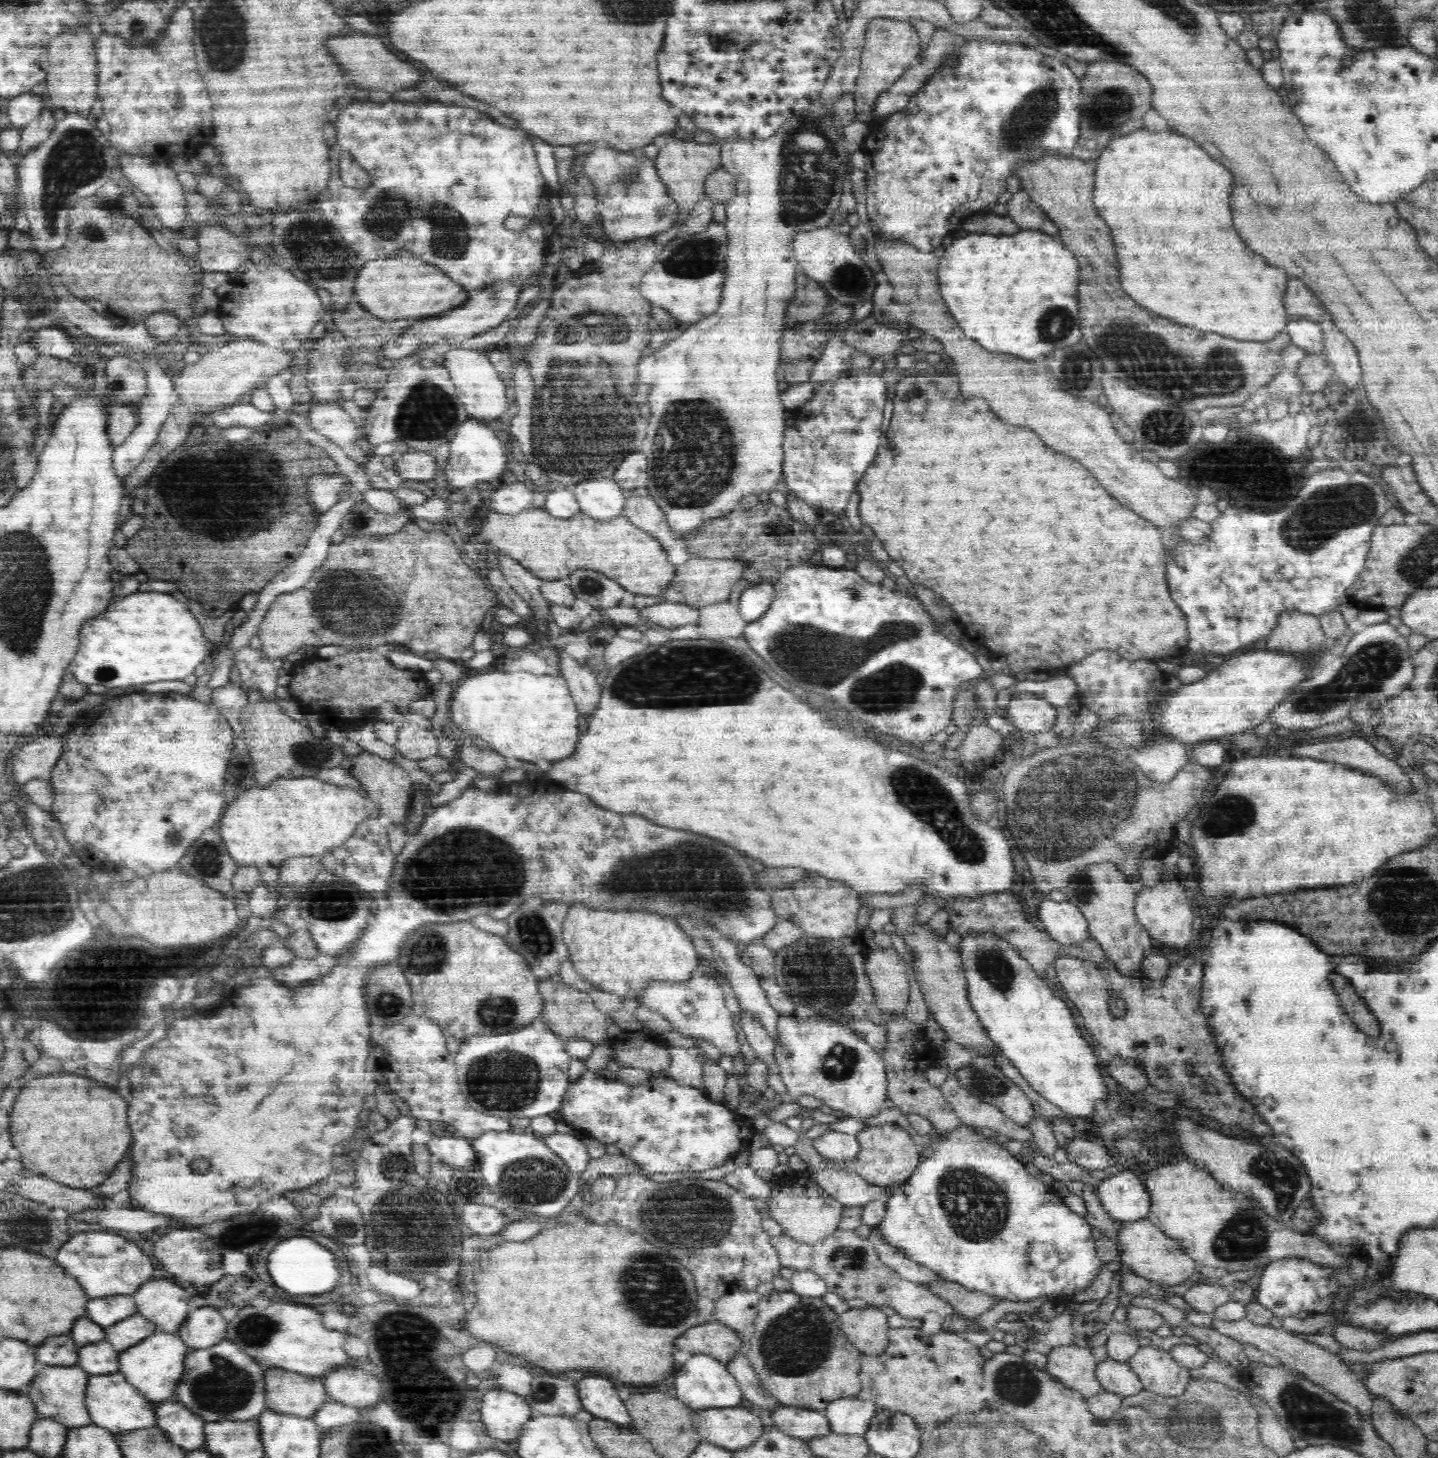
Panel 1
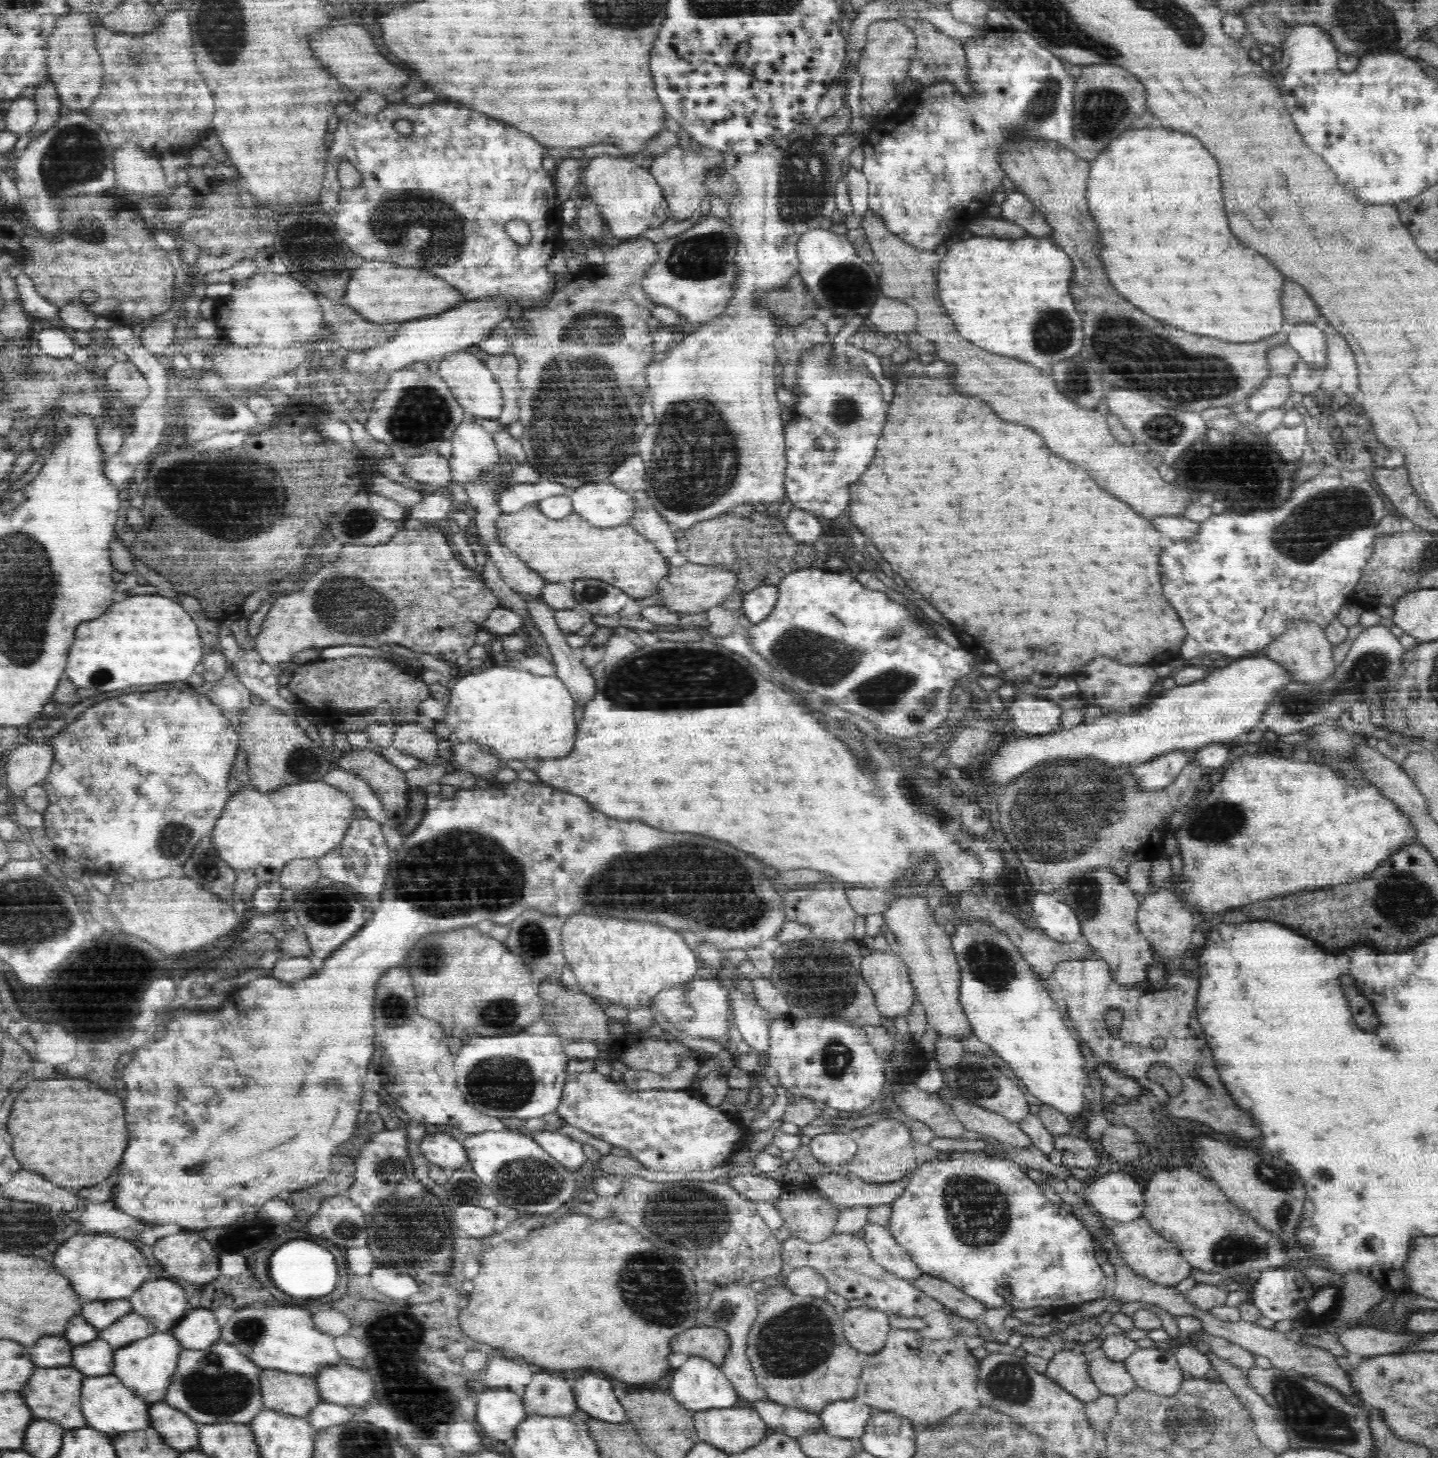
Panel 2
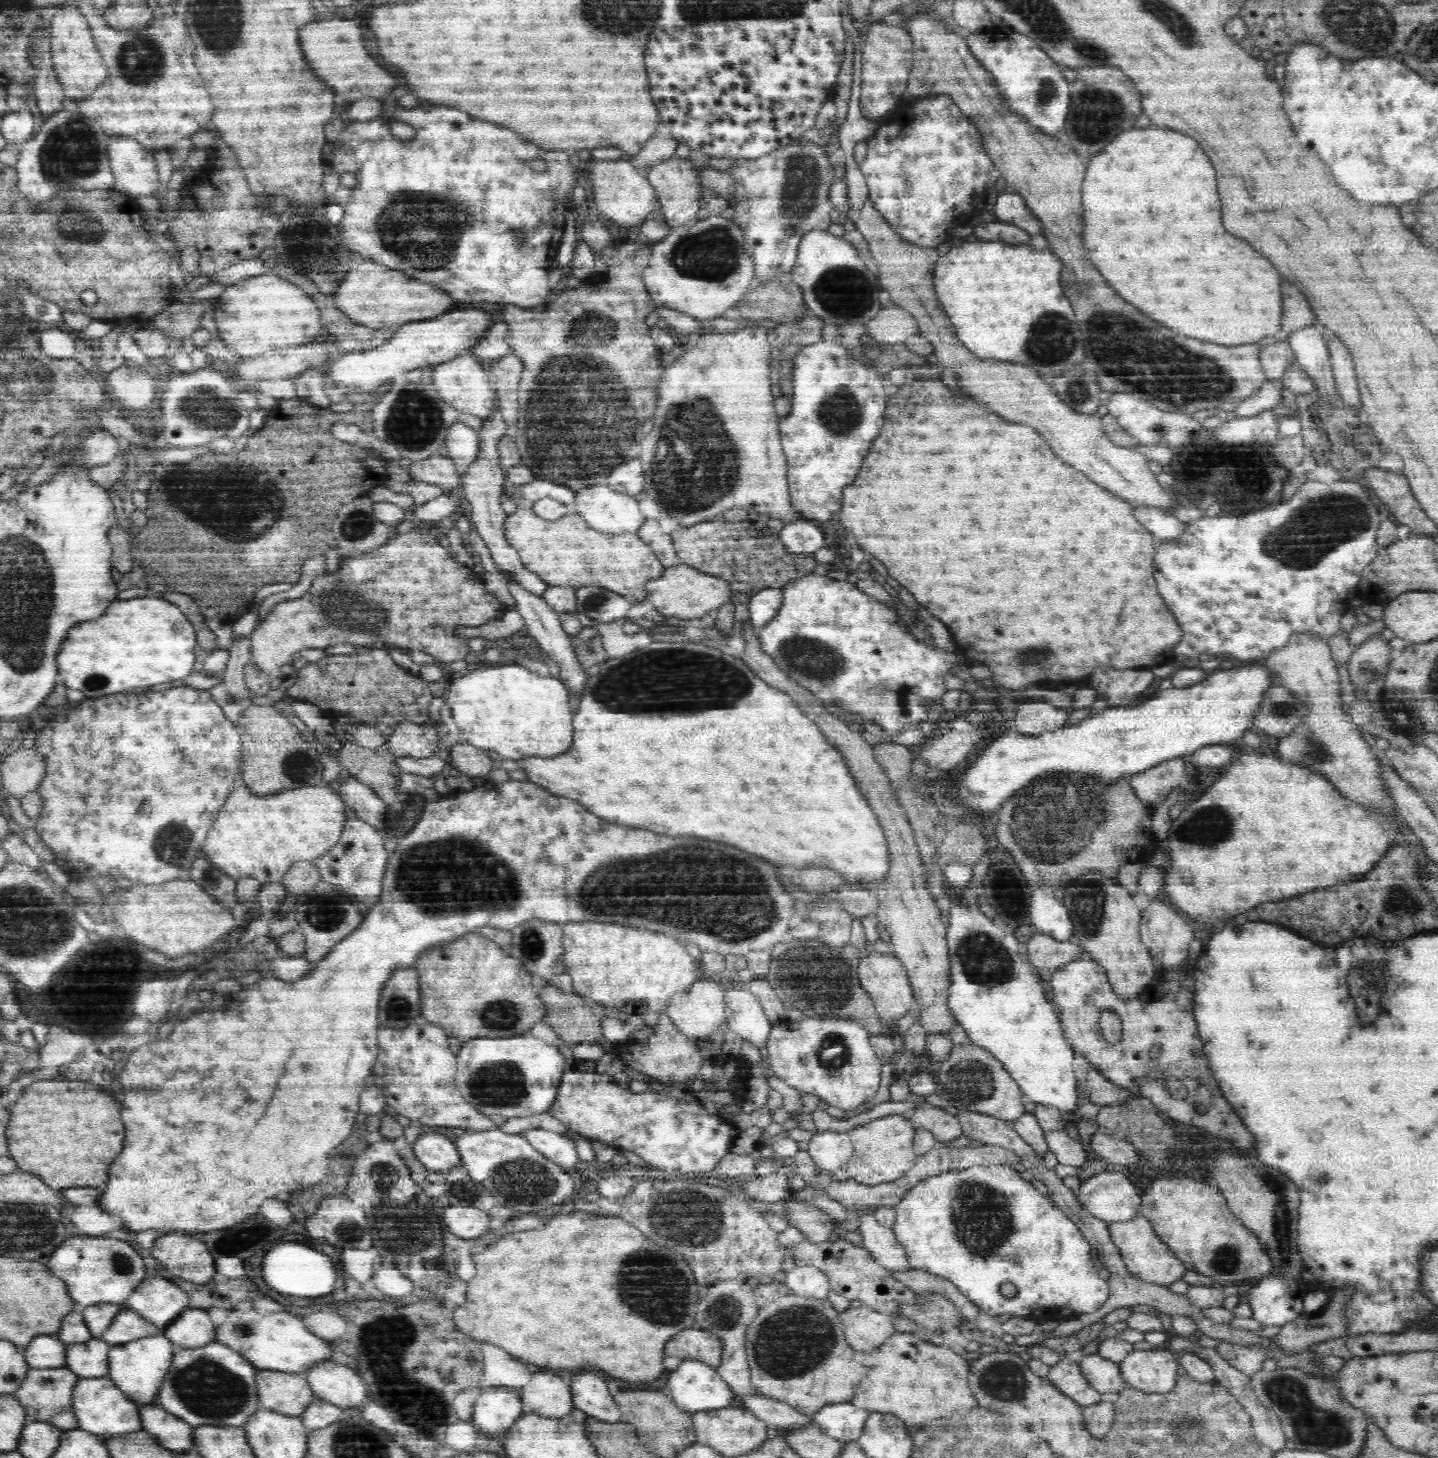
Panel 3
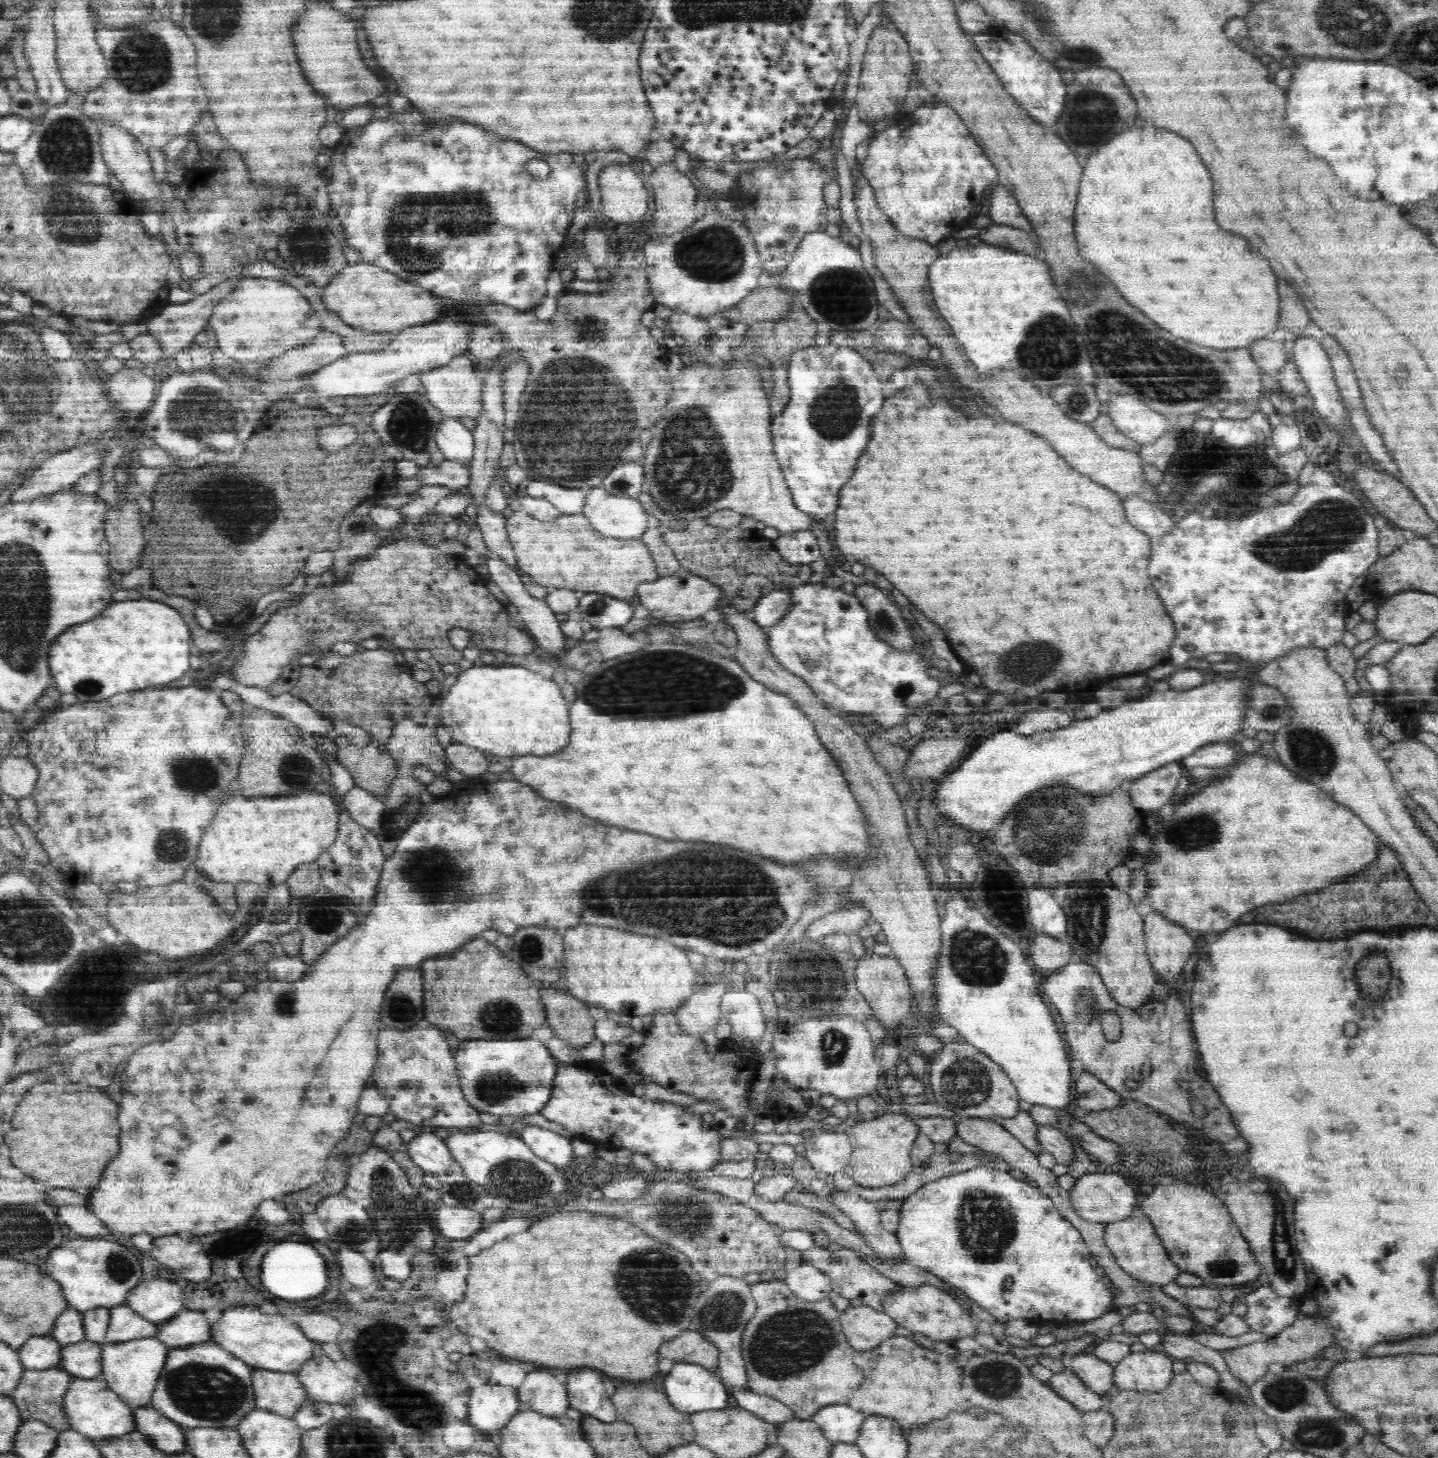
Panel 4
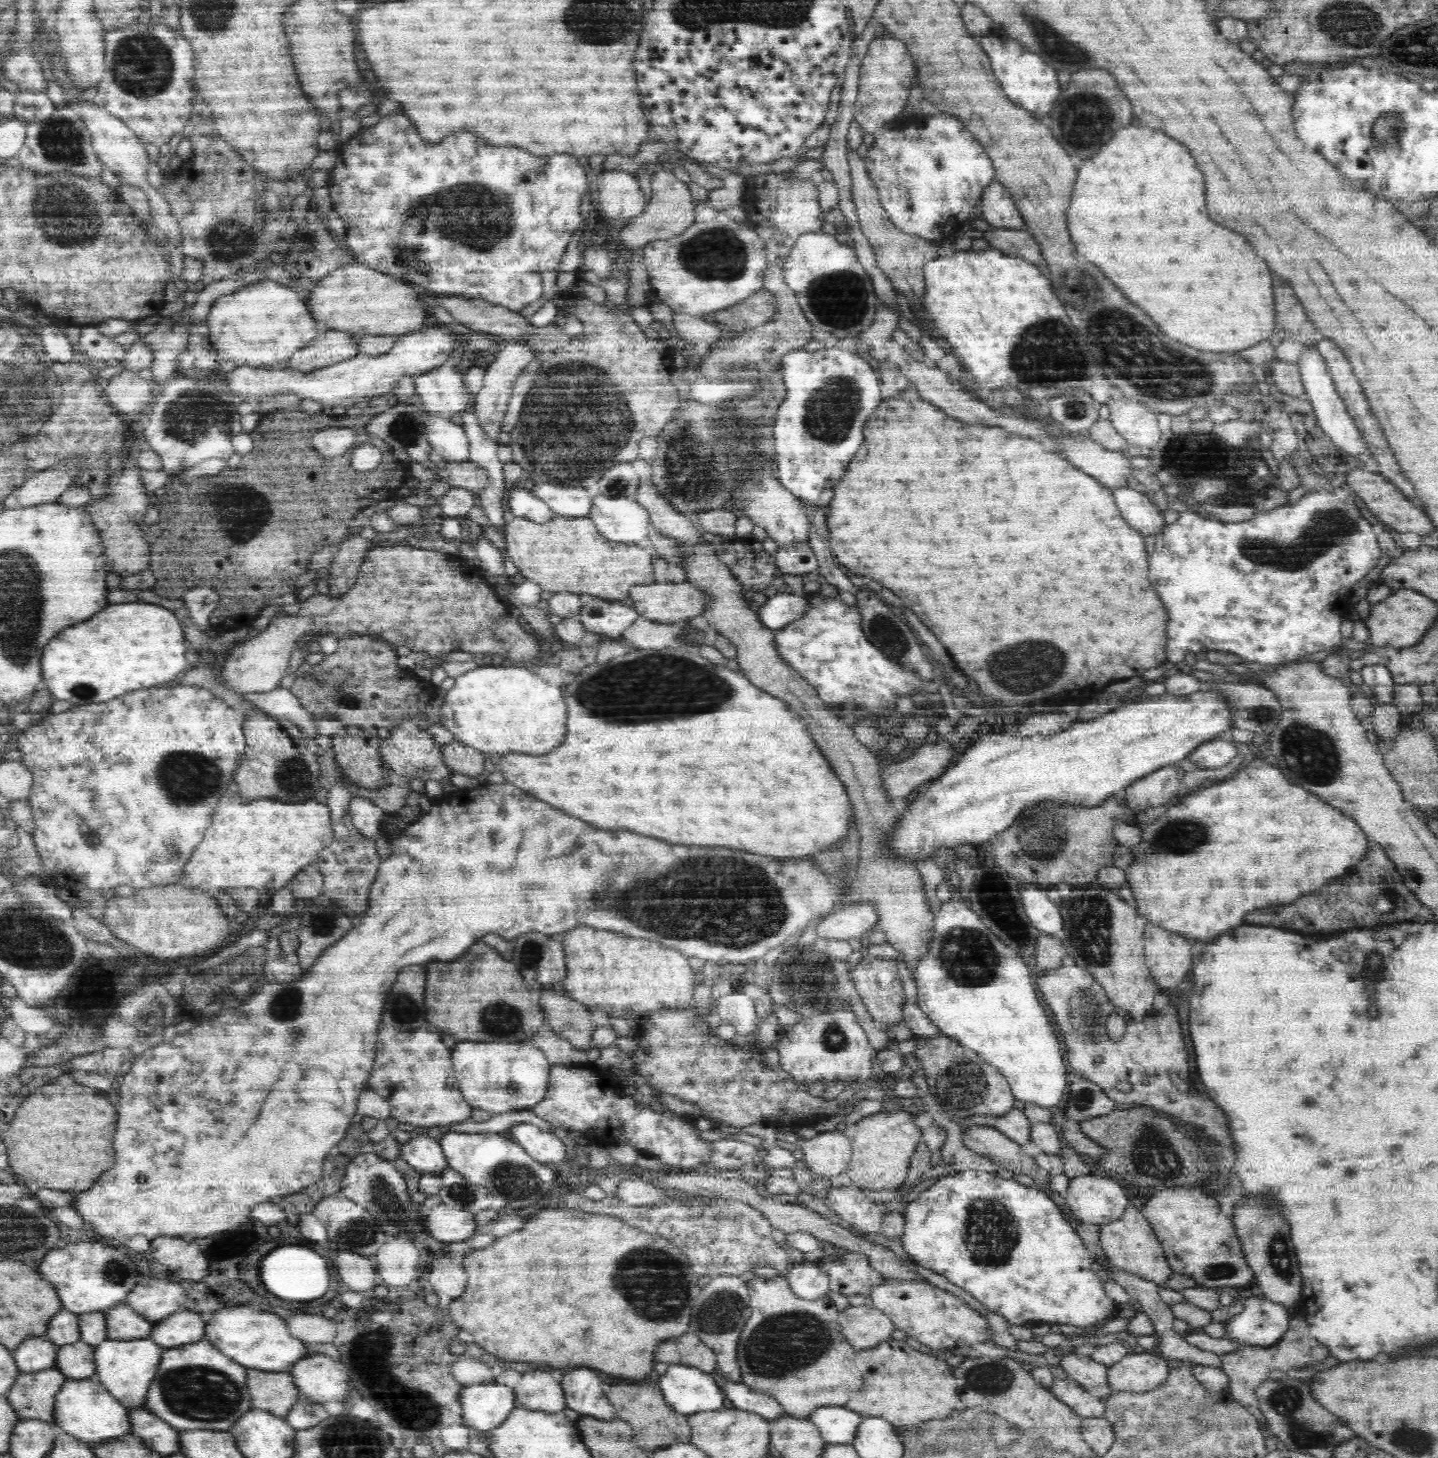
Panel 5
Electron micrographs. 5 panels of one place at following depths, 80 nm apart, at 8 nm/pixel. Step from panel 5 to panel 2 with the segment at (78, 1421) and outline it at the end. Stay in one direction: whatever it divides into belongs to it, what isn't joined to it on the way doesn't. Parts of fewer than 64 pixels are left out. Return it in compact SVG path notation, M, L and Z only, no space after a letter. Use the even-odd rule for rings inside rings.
M113 1373L110 1375L85 1377L84 1382L82 1382L81 1396L82 1415L86 1418L86 1426L90 1428L96 1428L100 1432L115 1437L121 1433L137 1431L149 1426L151 1404L148 1404L146 1401L142 1400L142 1398L134 1395L134 1393L126 1388L126 1386L122 1384L122 1381Z

